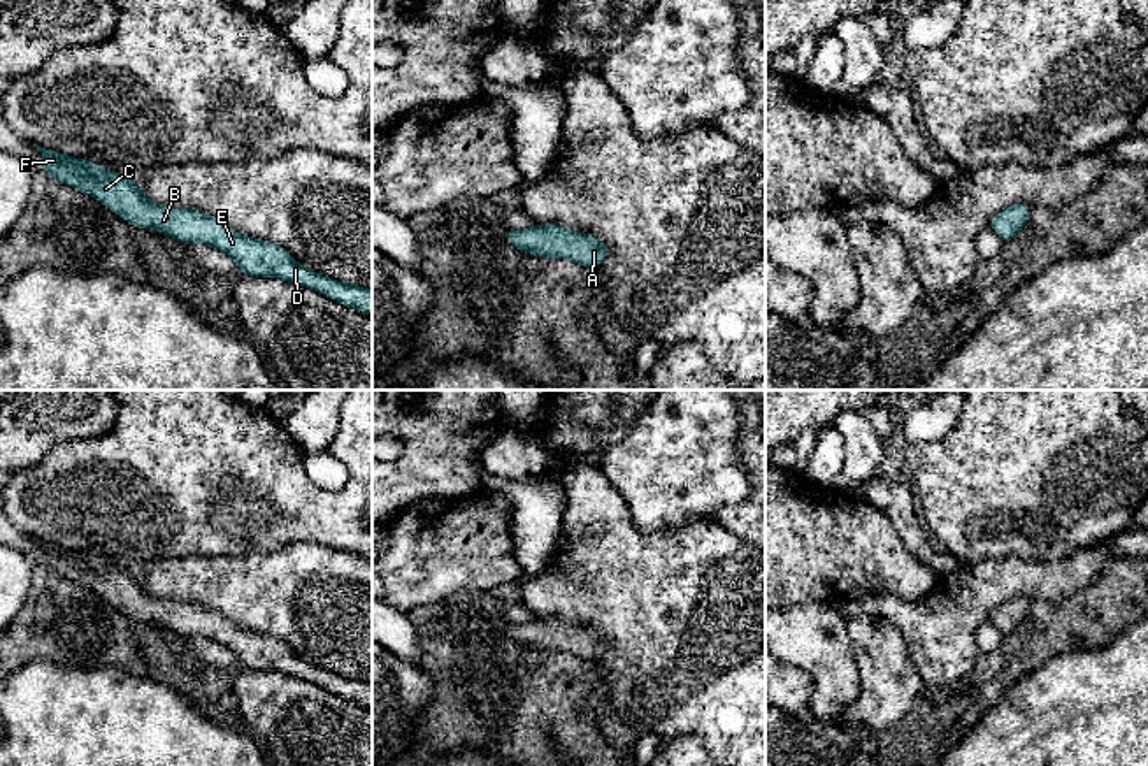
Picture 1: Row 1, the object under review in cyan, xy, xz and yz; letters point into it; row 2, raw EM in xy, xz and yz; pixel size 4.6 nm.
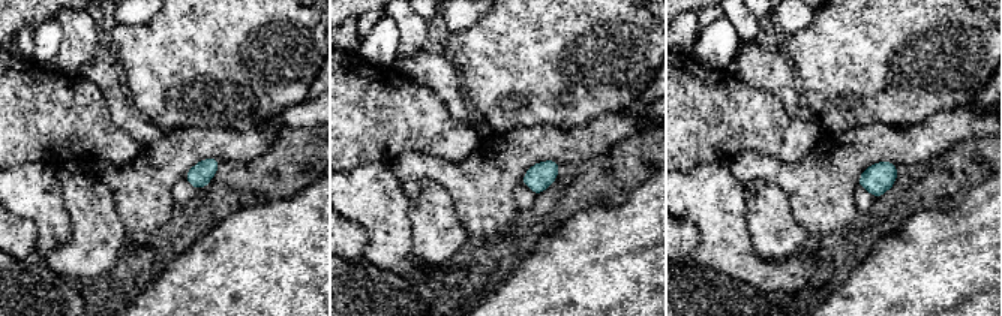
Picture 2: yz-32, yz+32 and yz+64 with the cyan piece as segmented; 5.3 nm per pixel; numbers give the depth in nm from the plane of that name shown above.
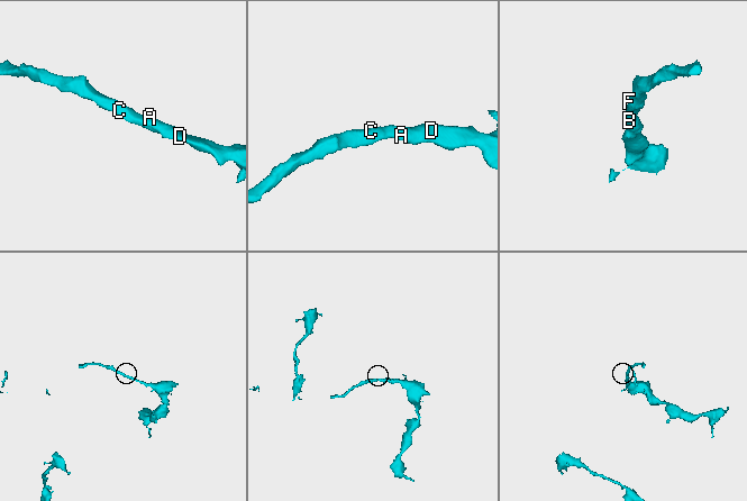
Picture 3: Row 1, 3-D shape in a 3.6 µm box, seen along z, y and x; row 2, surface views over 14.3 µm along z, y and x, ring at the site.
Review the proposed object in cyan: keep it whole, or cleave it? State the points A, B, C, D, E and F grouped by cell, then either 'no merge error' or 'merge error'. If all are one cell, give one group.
A B C D E F; no merge error

